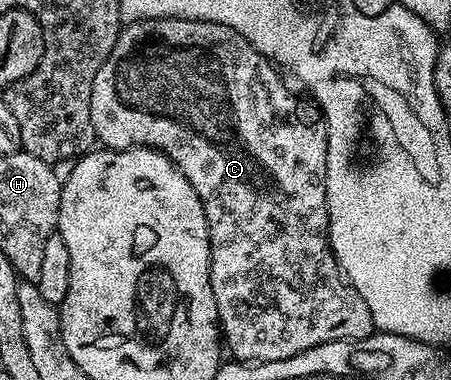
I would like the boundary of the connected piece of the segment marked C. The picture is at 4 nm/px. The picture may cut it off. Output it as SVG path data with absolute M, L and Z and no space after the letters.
M164 16L158 20L148 18L137 18L132 22L126 23L122 27L121 32L117 36L115 46L111 50L111 54L103 62L103 66L99 70L99 74L95 74L95 82L91 86L91 126L93 127L94 137L98 141L101 140L106 149L120 150L122 148L153 148L157 152L162 152L166 158L182 174L187 178L187 182L191 182L191 186L195 190L195 194L199 198L199 202L203 206L203 214L207 218L207 226L209 227L209 273L211 274L211 290L215 294L215 306L217 307L217 318L219 321L220 331L223 333L223 344L234 361L237 362L252 362L254 364L266 364L267 362L279 362L291 358L295 354L303 354L303 350L311 350L320 344L327 342L335 342L336 340L362 340L368 336L374 335L373 319L371 318L371 310L367 310L367 302L363 302L361 295L353 289L352 284L345 279L341 267L337 264L337 259L333 257L333 250L329 247L329 205L325 198L325 167L327 166L327 142L325 141L325 126L319 119L319 112L312 103L300 104L295 97L289 93L289 88L284 84L282 73L266 58L264 51L258 45L253 44L247 38L240 36L234 28L228 28L222 24L215 22L207 22L206 20L180 20L174 16Z

